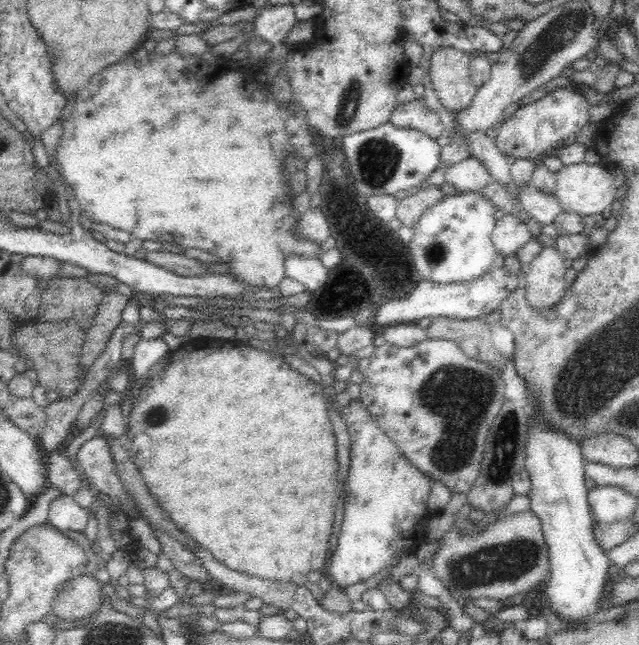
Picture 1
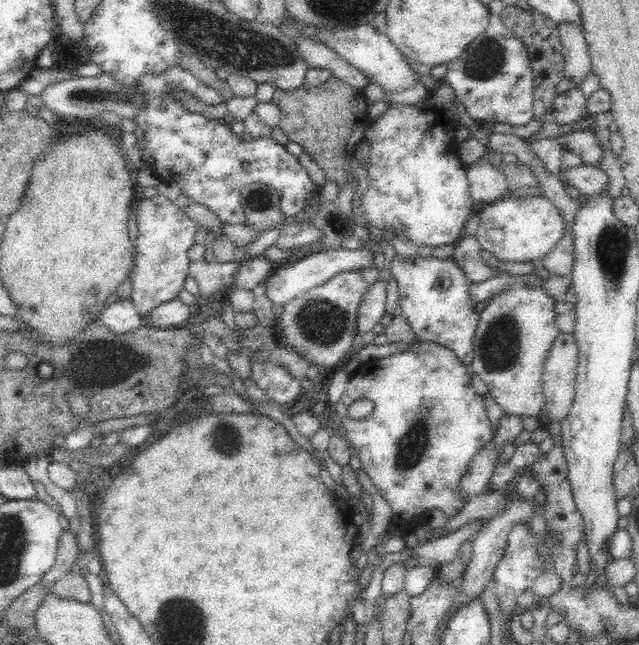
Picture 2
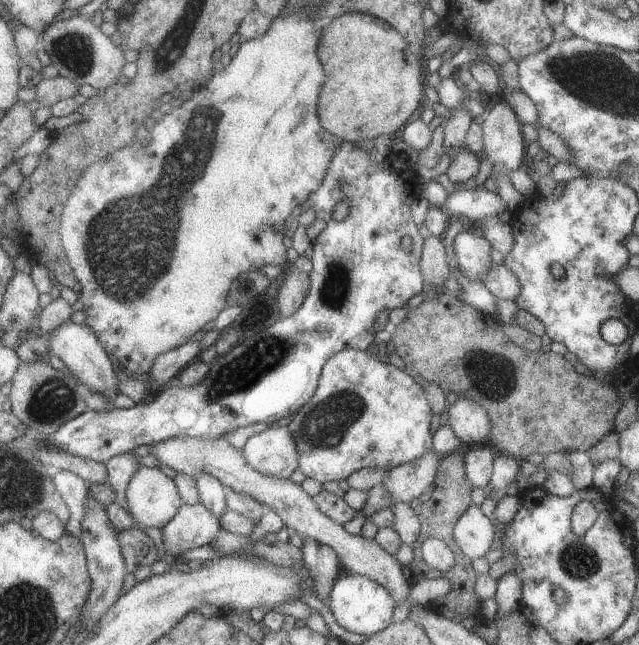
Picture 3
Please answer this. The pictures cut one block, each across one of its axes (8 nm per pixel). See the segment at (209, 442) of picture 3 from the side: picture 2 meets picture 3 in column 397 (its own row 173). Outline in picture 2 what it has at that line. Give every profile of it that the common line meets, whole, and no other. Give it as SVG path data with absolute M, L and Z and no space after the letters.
M582 164L576 168L562 168L560 178L564 184L578 188L582 197L602 195L608 187L608 175L594 165Z

